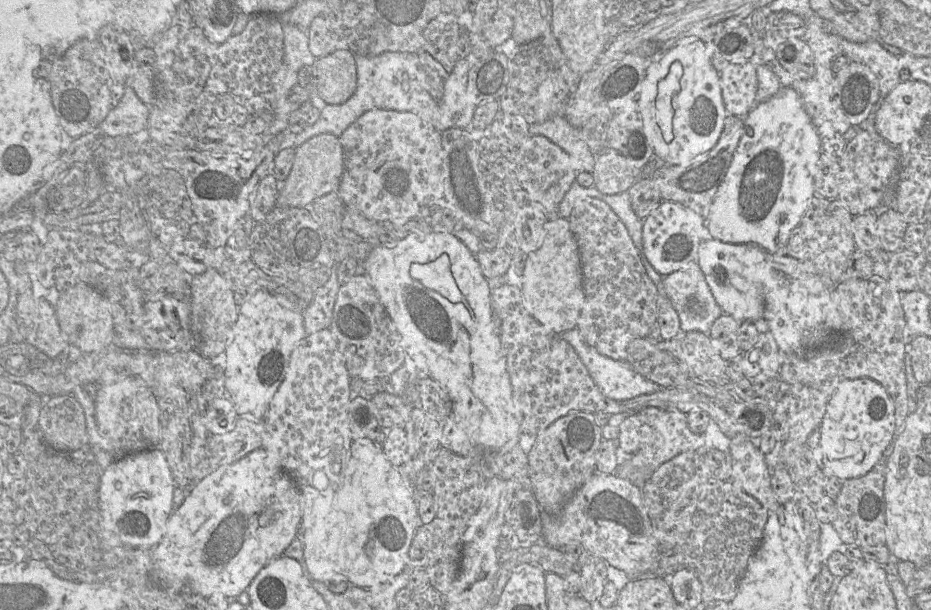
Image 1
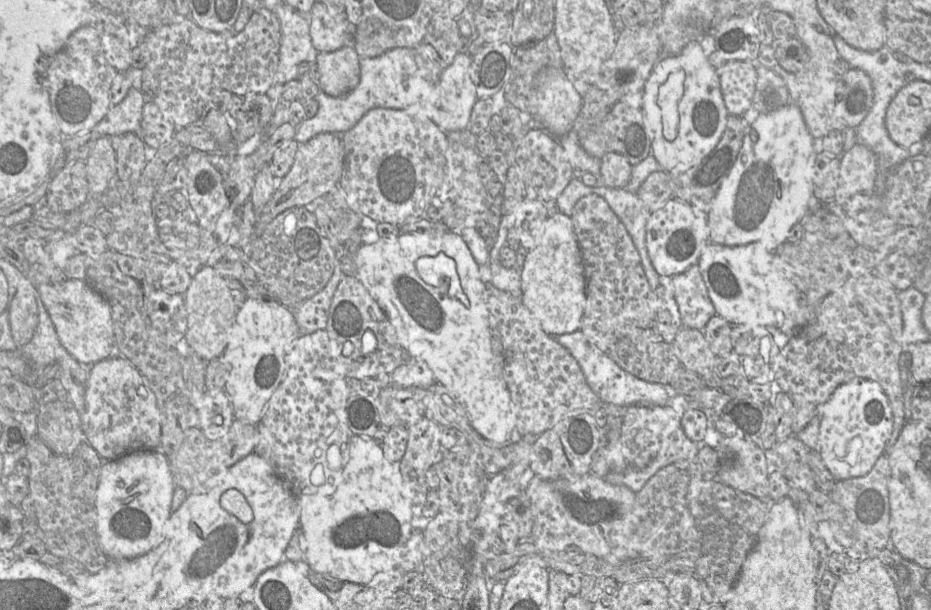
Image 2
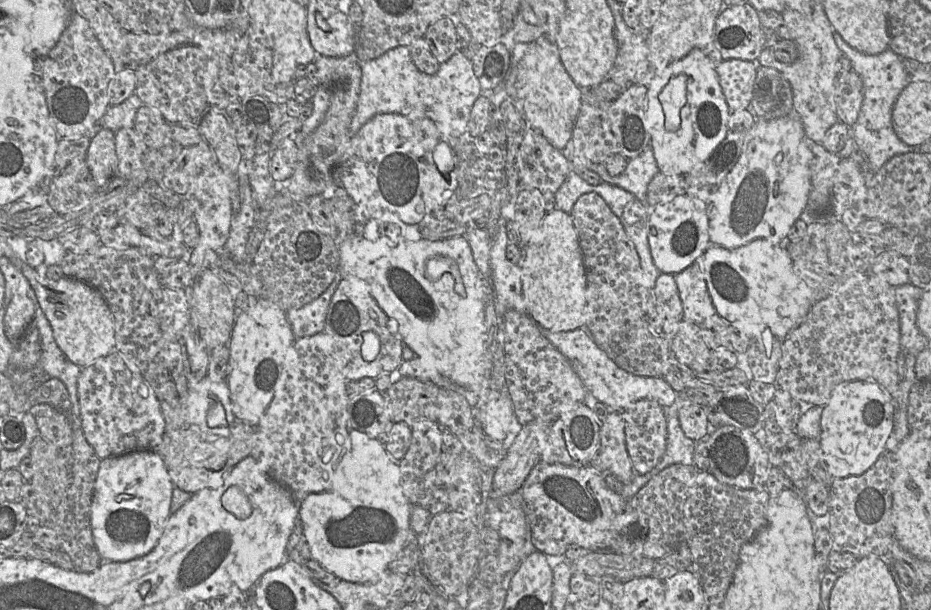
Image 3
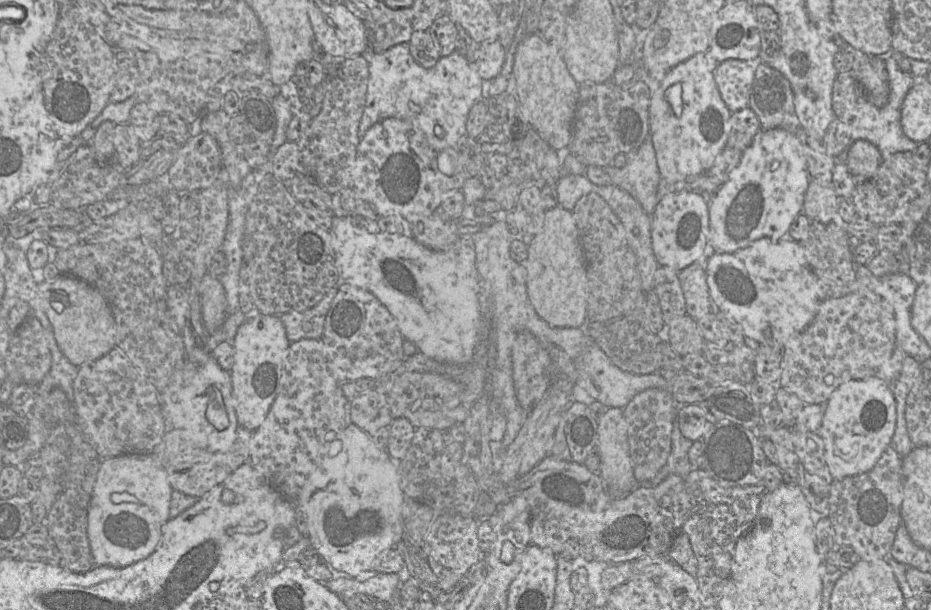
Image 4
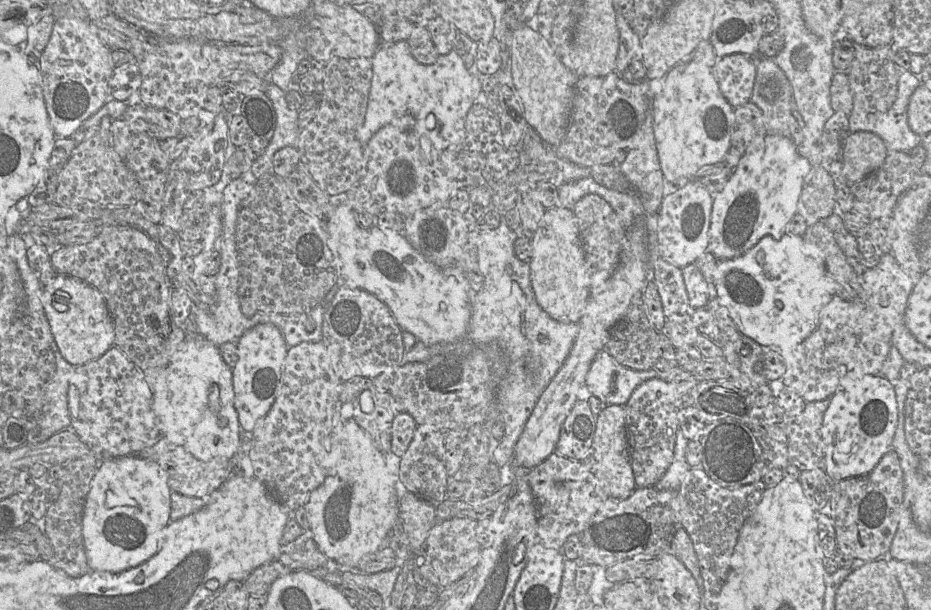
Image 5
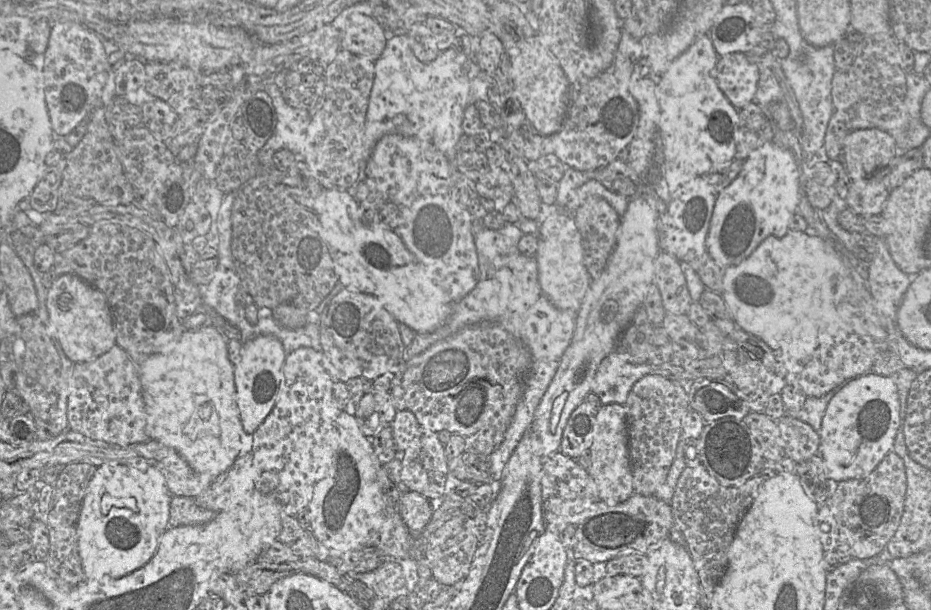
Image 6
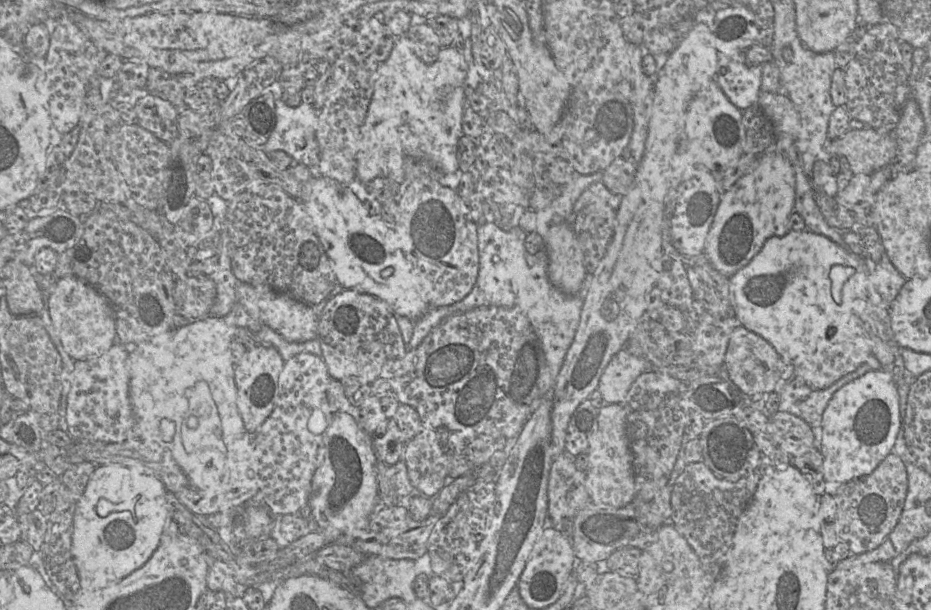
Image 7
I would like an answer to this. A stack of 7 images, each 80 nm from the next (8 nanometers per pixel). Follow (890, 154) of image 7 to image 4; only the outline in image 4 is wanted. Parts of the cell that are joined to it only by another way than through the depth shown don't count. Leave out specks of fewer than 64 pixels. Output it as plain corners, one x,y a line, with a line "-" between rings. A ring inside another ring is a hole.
855,140
848,151
847,168
858,184
871,178
883,162
882,155
873,143
867,140

